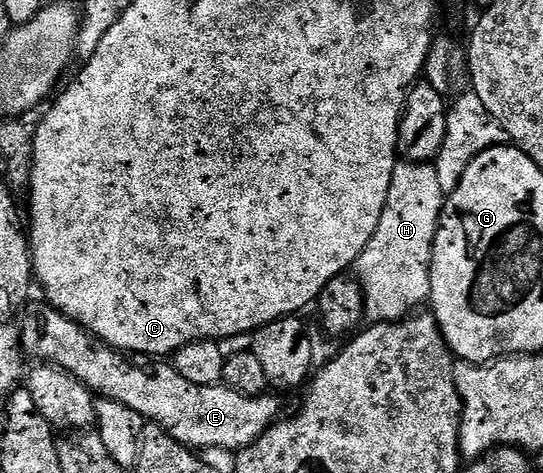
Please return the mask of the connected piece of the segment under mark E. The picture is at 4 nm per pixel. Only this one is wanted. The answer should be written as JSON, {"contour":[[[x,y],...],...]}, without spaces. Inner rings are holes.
{"contour":[[[49,308],[47,312],[48,322],[40,317],[23,318],[22,344],[25,354],[32,356],[33,353],[37,362],[51,363],[74,375],[97,398],[114,399],[114,403],[122,403],[130,407],[130,411],[138,411],[145,422],[167,429],[178,444],[187,445],[193,451],[245,449],[271,425],[275,425],[281,416],[280,401],[272,397],[276,395],[247,397],[223,383],[190,383],[190,379],[182,376],[175,364],[167,360],[151,361],[125,355],[102,339],[93,337],[87,328],[81,327],[66,314],[54,308]]]}

